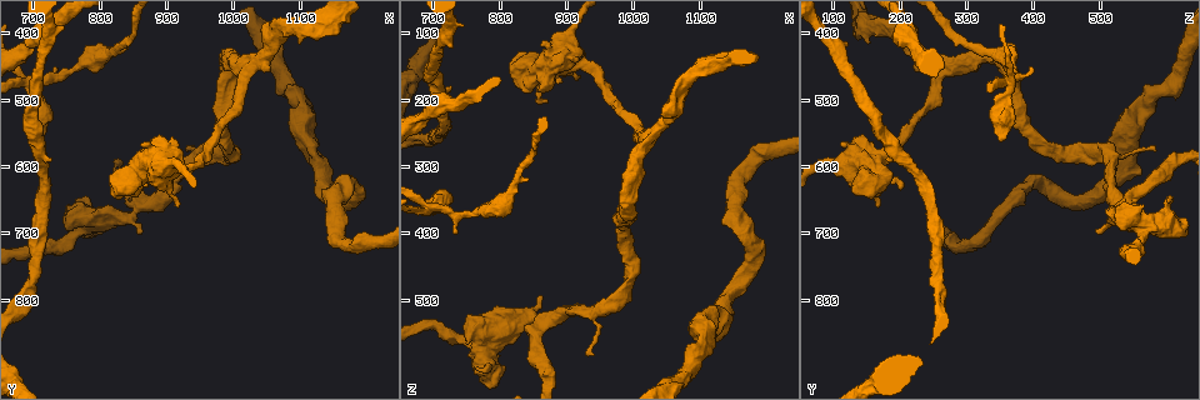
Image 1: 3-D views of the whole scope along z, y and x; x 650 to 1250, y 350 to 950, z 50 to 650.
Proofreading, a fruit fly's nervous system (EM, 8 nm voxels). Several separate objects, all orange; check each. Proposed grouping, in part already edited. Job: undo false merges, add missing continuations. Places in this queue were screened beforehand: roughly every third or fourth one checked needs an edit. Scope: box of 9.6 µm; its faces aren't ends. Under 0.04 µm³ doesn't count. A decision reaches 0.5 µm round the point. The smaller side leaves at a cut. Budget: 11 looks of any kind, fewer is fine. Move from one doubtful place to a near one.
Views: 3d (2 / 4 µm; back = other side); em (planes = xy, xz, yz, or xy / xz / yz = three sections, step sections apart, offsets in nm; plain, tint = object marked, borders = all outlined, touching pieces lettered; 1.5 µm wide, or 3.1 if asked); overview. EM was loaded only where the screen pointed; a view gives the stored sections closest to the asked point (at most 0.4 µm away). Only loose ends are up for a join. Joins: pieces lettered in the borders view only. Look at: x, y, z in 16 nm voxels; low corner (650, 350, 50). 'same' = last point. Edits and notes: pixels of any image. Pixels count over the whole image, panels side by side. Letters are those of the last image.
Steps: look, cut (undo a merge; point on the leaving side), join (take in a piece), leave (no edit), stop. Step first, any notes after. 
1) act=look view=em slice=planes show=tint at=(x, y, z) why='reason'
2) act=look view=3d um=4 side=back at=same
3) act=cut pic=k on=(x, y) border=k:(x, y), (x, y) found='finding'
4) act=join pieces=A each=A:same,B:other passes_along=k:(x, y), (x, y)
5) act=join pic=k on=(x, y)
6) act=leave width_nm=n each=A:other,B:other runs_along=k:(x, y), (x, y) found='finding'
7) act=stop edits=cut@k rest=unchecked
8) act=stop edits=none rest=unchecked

act=look view=3d um=4 at=(835, 640, 130) why='branch stops here'

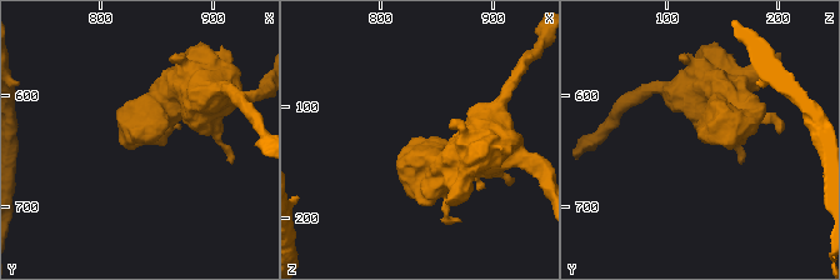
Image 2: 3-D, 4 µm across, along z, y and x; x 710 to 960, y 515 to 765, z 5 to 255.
act=look view=em slice=planes show=borders at=(836, 642, 134)

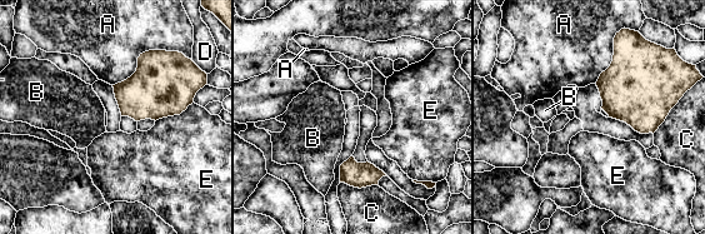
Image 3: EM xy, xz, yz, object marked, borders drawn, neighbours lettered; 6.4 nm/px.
act=leave each=A:other,B:other,C:other,D:other,E:other border=3:(193, 101), (179, 114), (155, 122) found='none of them fits'

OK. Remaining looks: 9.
act=look view=em um=3.1 slice=planes show=borders at=(860, 700, 500) why='free end'

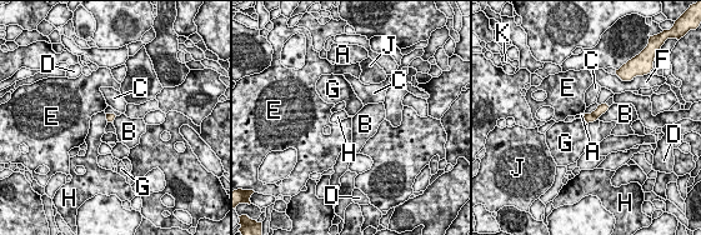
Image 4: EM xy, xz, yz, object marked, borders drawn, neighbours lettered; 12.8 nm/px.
act=leave each=A:other,B:other,C:other,D:other,E:other,F:other,G:other,H:other,J:other,K:other found='none of them fits'

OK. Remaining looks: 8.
act=look view=3d um=4 at=(765, 650, 605) why='thick end'

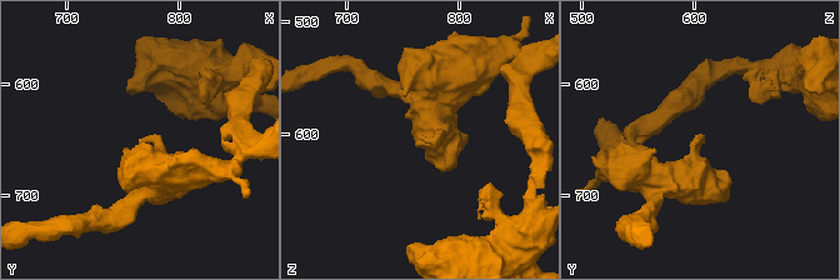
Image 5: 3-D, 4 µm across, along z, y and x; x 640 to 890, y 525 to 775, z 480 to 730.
act=look view=em slice=planes show=borders at=(764, 648, 602)

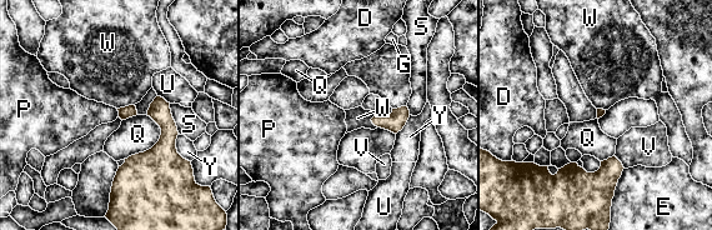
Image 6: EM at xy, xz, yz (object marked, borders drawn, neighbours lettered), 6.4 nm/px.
act=leave each=D:other,E:other,G:other,P:other,Q:other,S:other,U:other,V:other,W:other,Y:other found='none of them fits'

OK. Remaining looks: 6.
act=look view=3d um=2 at=(700, 475, 360) why='abrupt turn'

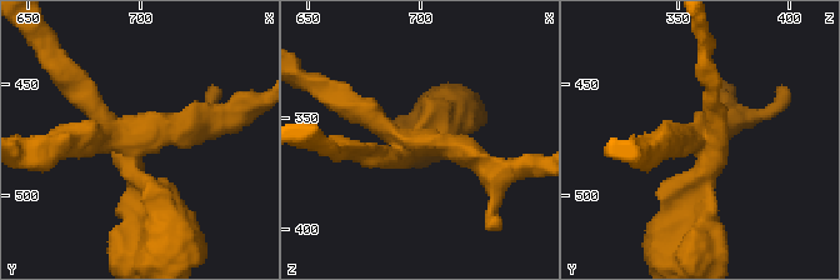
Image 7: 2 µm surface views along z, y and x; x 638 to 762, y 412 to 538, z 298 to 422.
act=look view=em slice=planes show=borders at=(699, 474, 362) arms=4

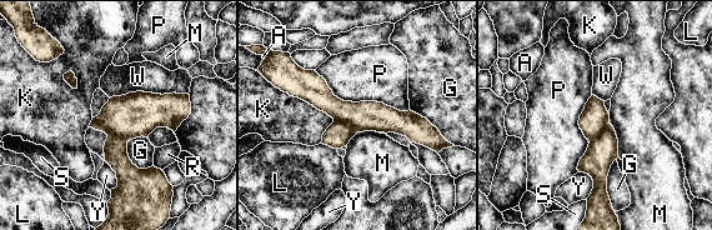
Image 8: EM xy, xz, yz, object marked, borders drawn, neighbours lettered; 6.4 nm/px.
act=cut pic=8 on=(337, 135) each=A:other,G:other,K:other,L:other,M:other,P:other,R:other,S:other,W:other,Y:other border=8:(334, 120), (349, 123), (357, 131) found='two neurons meet here'

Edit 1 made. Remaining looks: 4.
act=stop edits=cut@8 rest=unchecked

